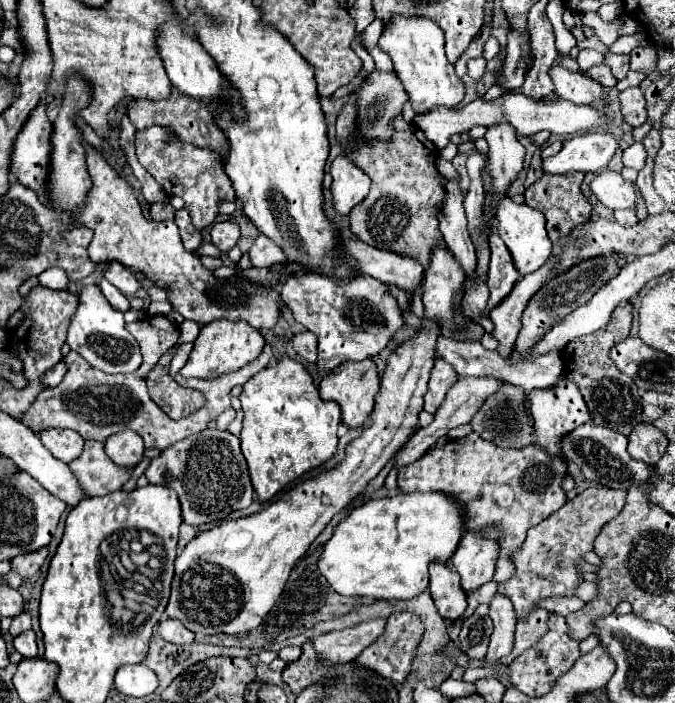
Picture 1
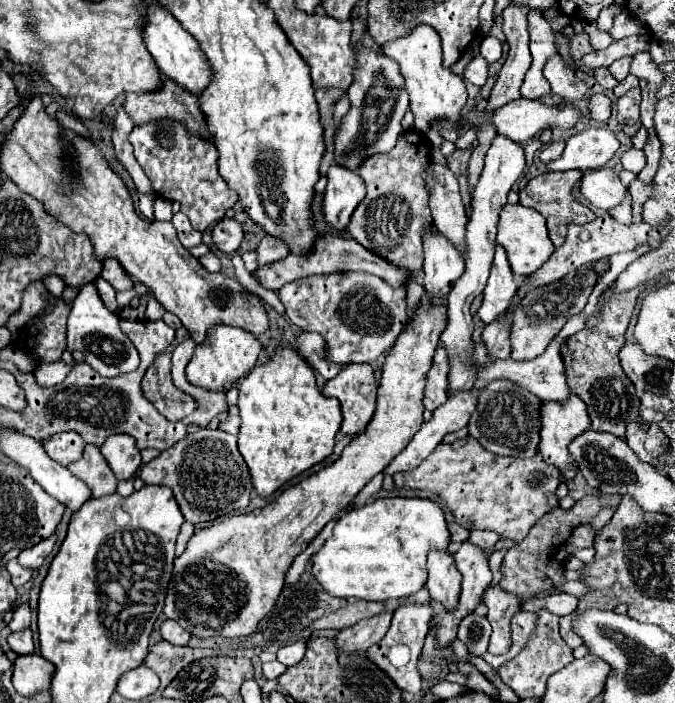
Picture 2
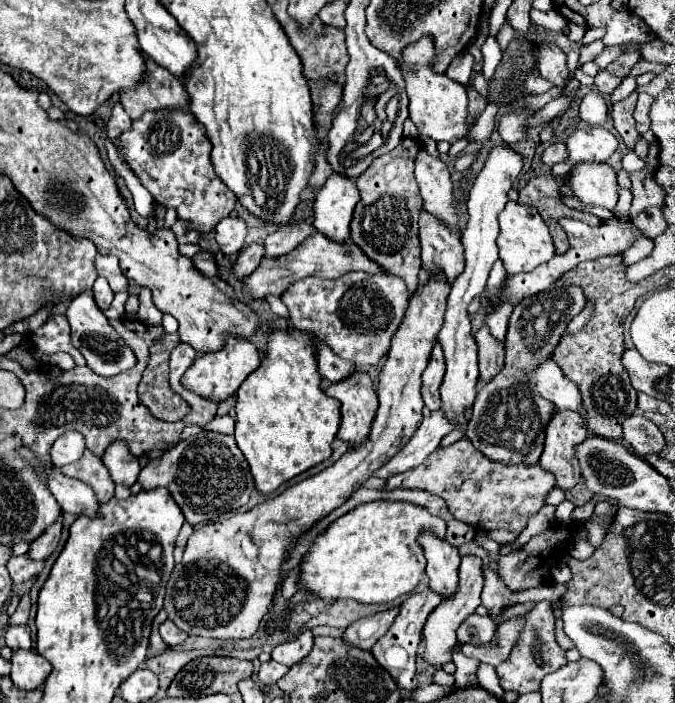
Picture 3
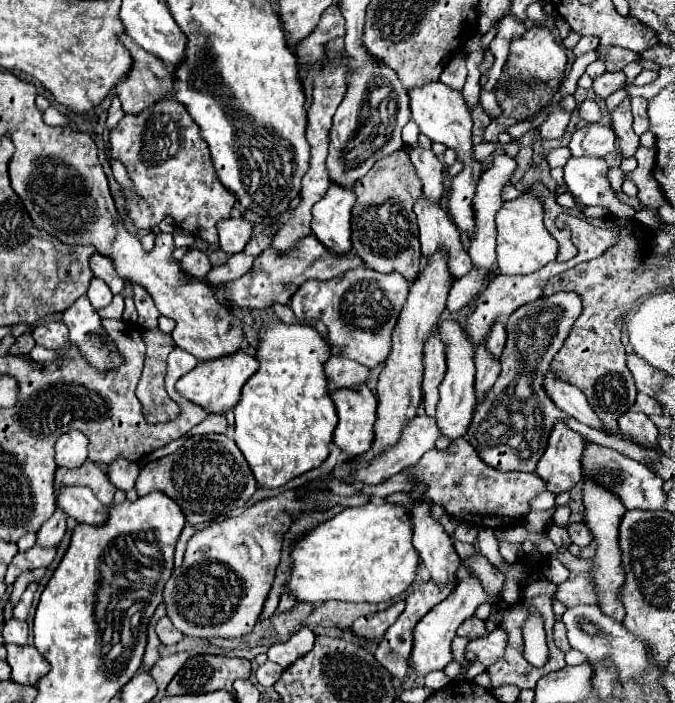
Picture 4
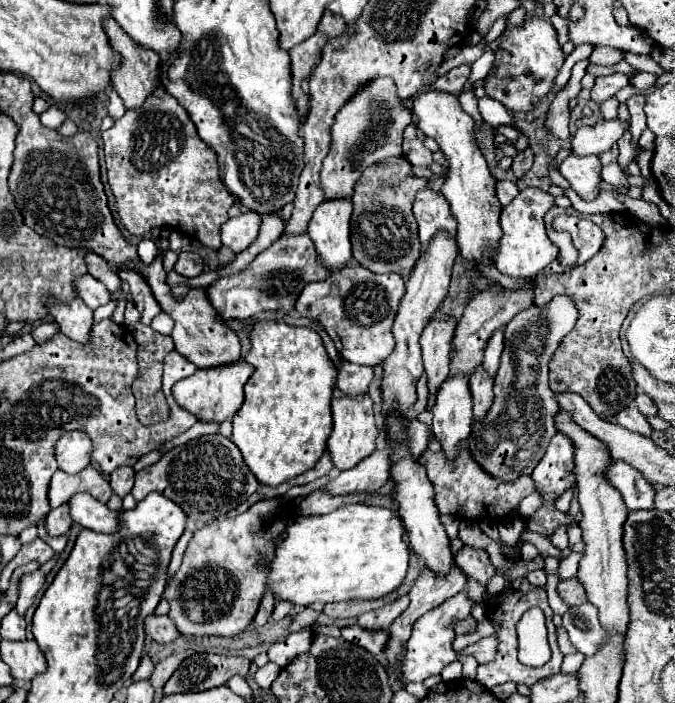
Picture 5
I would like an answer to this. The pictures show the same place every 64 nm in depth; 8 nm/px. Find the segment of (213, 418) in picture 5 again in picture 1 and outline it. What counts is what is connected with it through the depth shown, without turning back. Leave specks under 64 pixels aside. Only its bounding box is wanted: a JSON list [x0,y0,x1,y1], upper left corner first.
[182,320,264,380]

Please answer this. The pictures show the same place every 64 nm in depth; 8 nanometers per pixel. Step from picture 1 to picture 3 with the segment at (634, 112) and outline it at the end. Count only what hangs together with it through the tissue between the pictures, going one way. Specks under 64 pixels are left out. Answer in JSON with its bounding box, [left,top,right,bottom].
[612,92,640,150]

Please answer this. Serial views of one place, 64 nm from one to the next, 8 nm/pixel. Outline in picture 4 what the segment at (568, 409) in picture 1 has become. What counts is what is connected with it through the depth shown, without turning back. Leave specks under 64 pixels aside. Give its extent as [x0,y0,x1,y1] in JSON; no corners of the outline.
[536,424,584,494]

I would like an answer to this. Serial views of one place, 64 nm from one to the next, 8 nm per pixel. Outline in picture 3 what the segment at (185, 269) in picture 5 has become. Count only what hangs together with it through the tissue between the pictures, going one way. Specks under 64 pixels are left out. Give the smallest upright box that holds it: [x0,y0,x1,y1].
[192,250,218,276]

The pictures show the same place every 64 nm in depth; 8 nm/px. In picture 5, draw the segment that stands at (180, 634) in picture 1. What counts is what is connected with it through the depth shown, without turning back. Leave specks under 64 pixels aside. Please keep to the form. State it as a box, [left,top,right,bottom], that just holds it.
[144,614,180,642]

